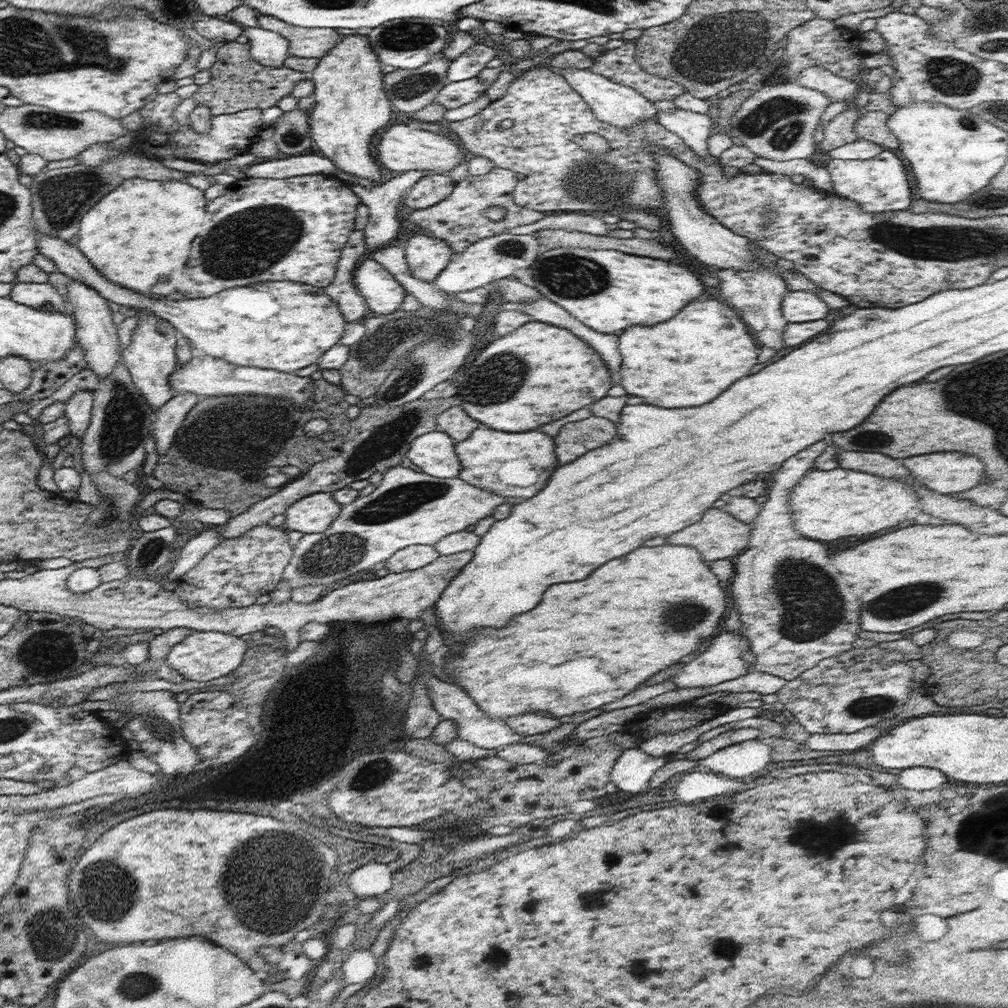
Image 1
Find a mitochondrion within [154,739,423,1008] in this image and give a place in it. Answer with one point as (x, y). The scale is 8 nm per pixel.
(285, 861)

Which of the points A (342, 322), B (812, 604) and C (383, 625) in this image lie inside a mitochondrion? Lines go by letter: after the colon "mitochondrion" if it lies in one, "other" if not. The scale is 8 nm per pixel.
A: other
B: mitochondrion
C: other

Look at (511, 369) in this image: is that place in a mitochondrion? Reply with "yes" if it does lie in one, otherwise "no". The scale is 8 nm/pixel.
yes

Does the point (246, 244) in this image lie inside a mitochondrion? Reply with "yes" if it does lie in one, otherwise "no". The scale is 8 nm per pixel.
yes

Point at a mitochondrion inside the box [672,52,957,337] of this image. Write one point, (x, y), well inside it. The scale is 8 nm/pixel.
(779, 120)

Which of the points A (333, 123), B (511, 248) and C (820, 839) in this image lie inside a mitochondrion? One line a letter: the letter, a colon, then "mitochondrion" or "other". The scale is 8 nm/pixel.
A: other
B: mitochondrion
C: mitochondrion

